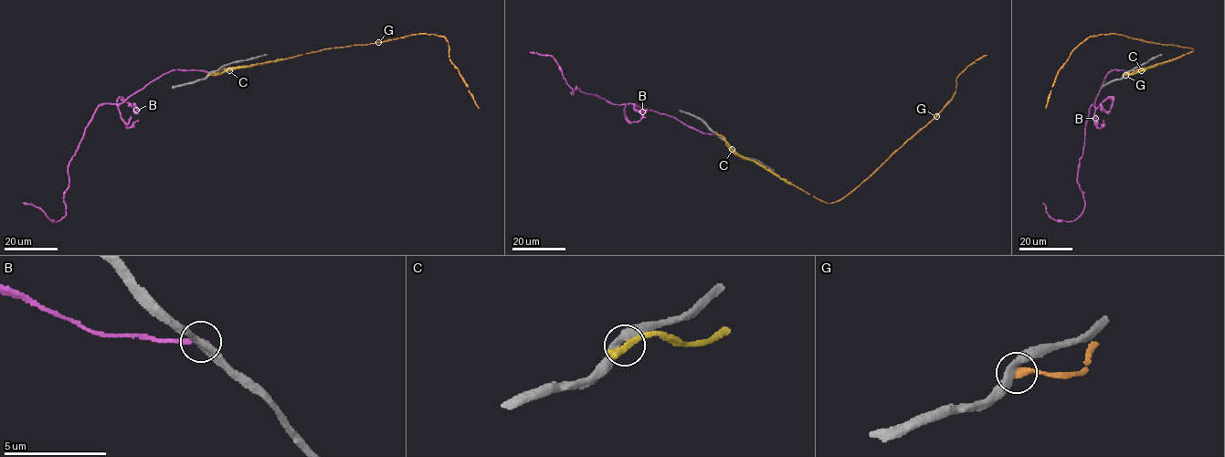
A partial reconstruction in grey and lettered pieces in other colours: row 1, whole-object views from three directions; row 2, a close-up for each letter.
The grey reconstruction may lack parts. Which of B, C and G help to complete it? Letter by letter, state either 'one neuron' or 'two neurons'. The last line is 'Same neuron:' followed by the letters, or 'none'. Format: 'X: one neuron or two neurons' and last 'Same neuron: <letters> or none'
B: two neurons
C: two neurons
G: two neurons
Same neuron: none

